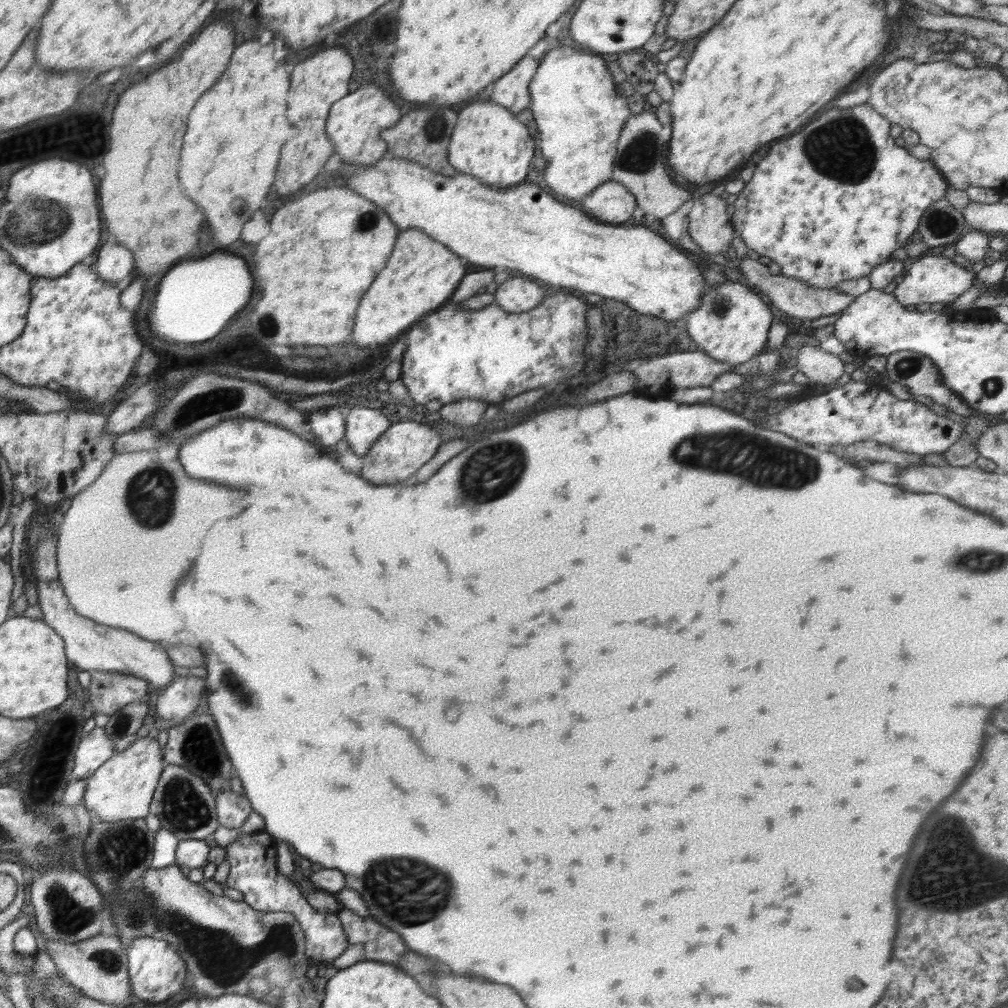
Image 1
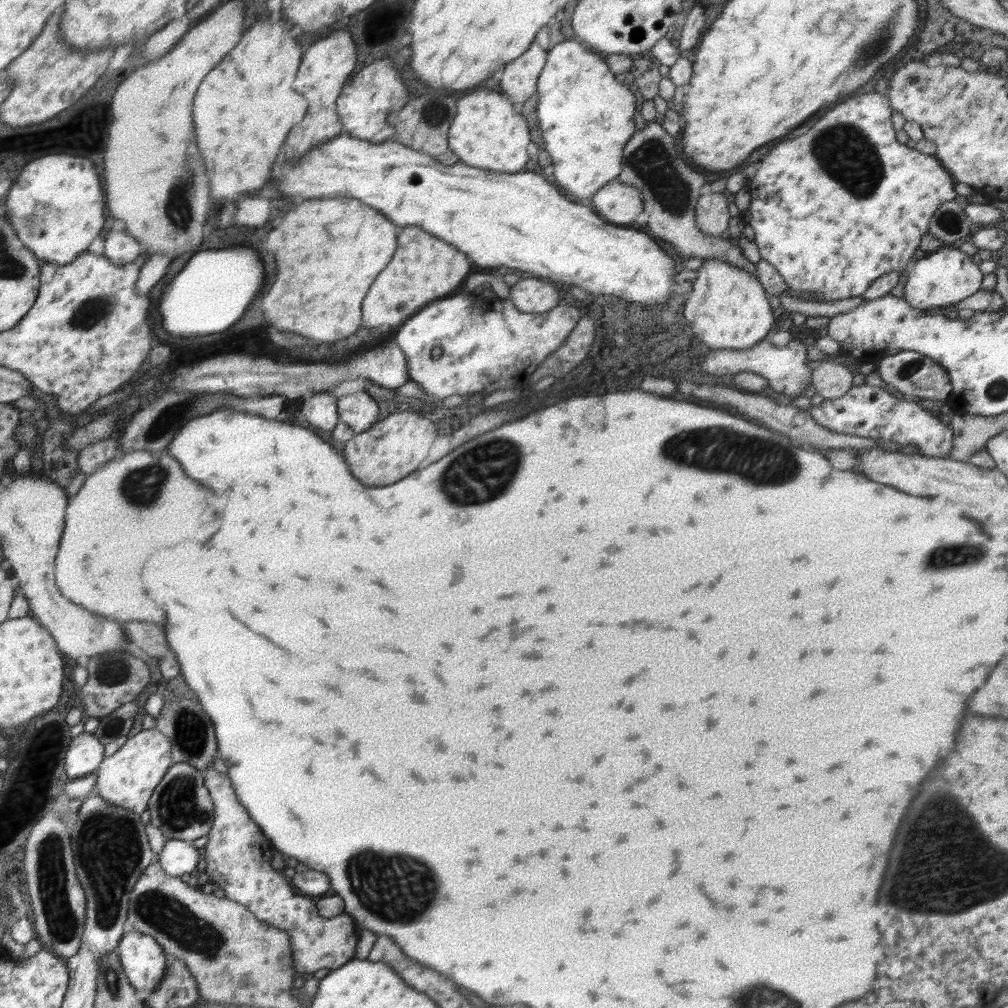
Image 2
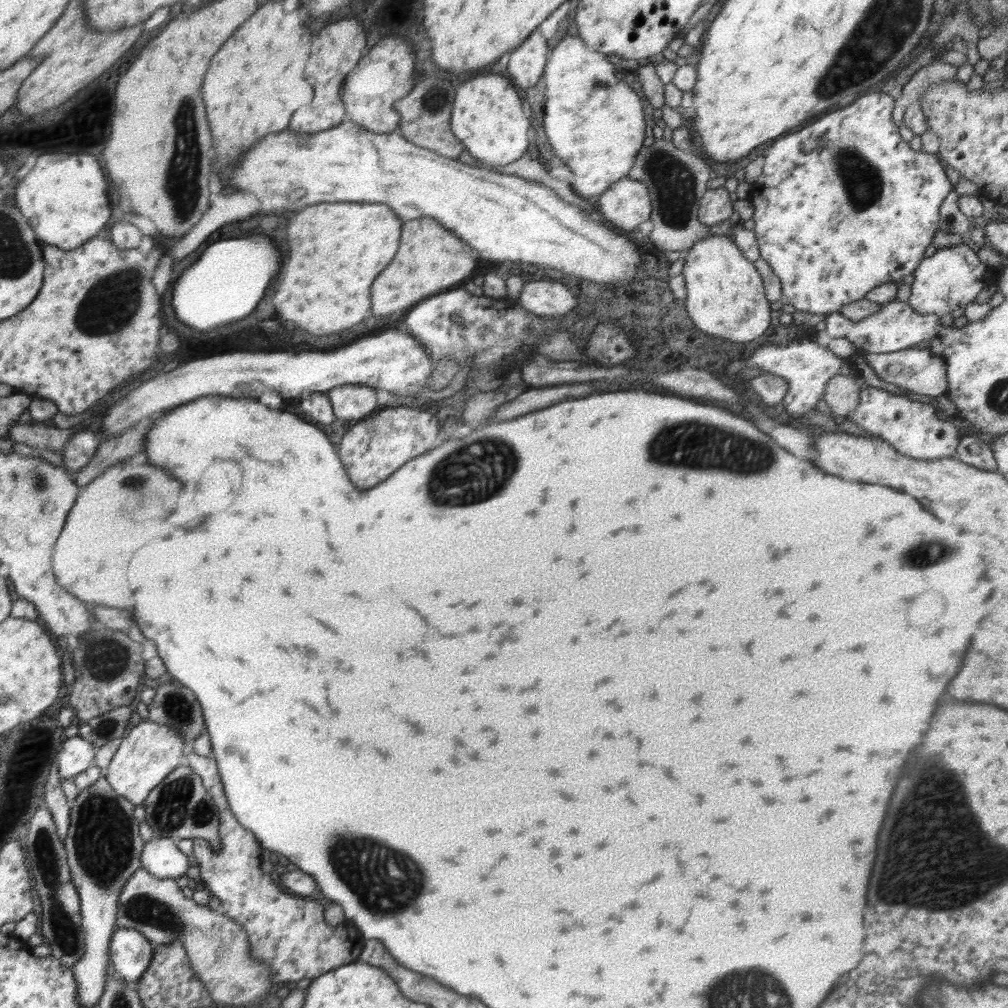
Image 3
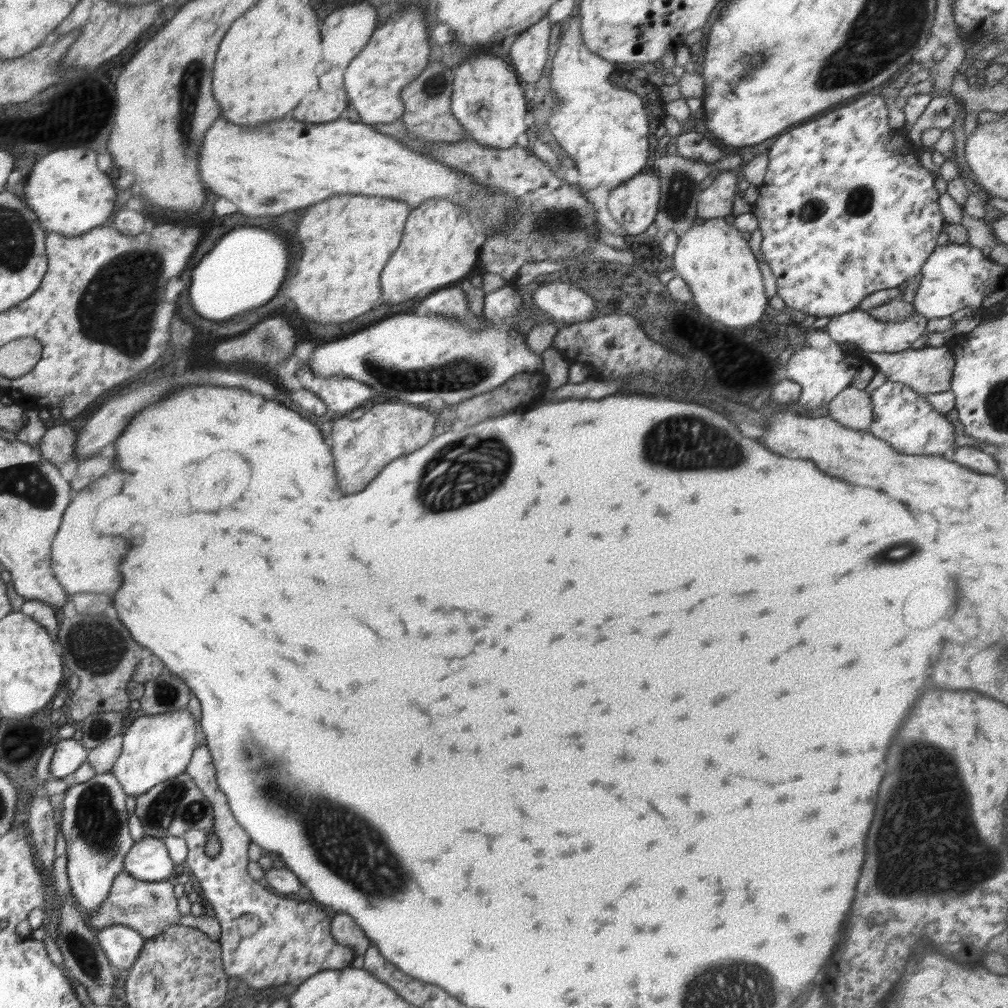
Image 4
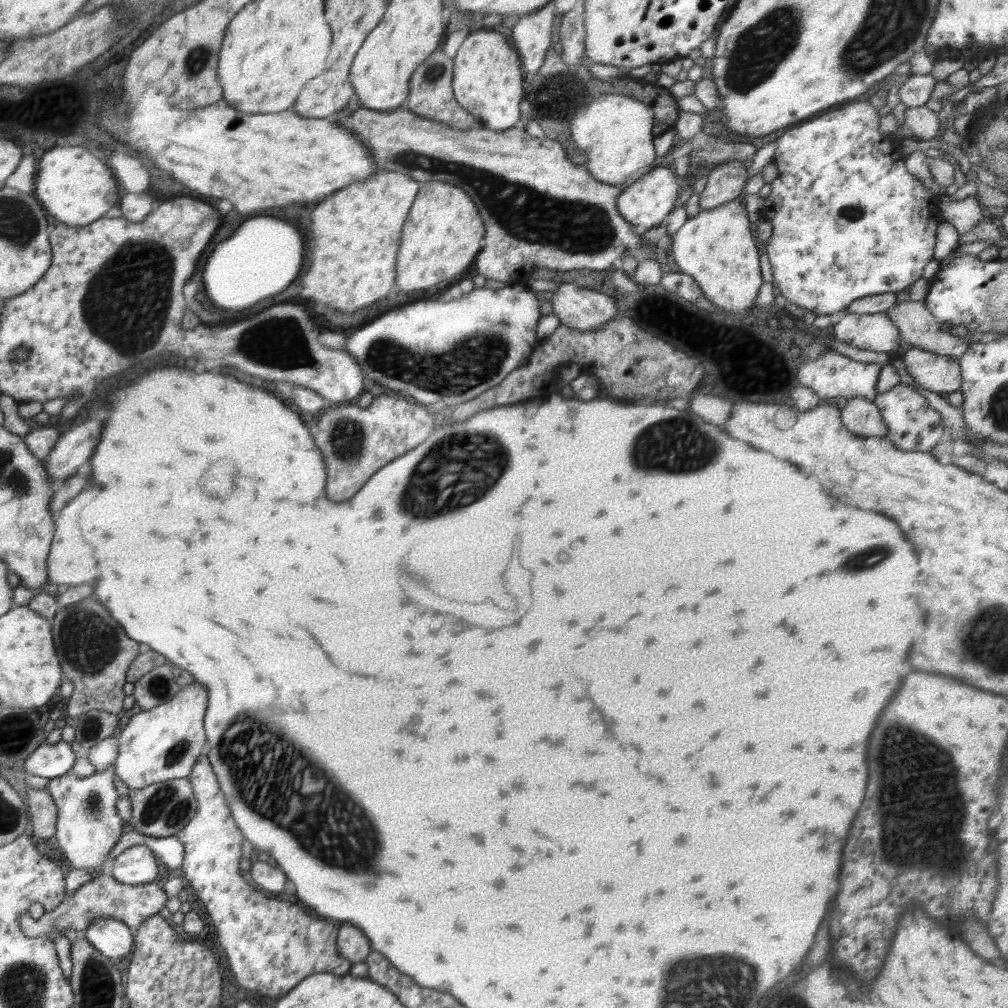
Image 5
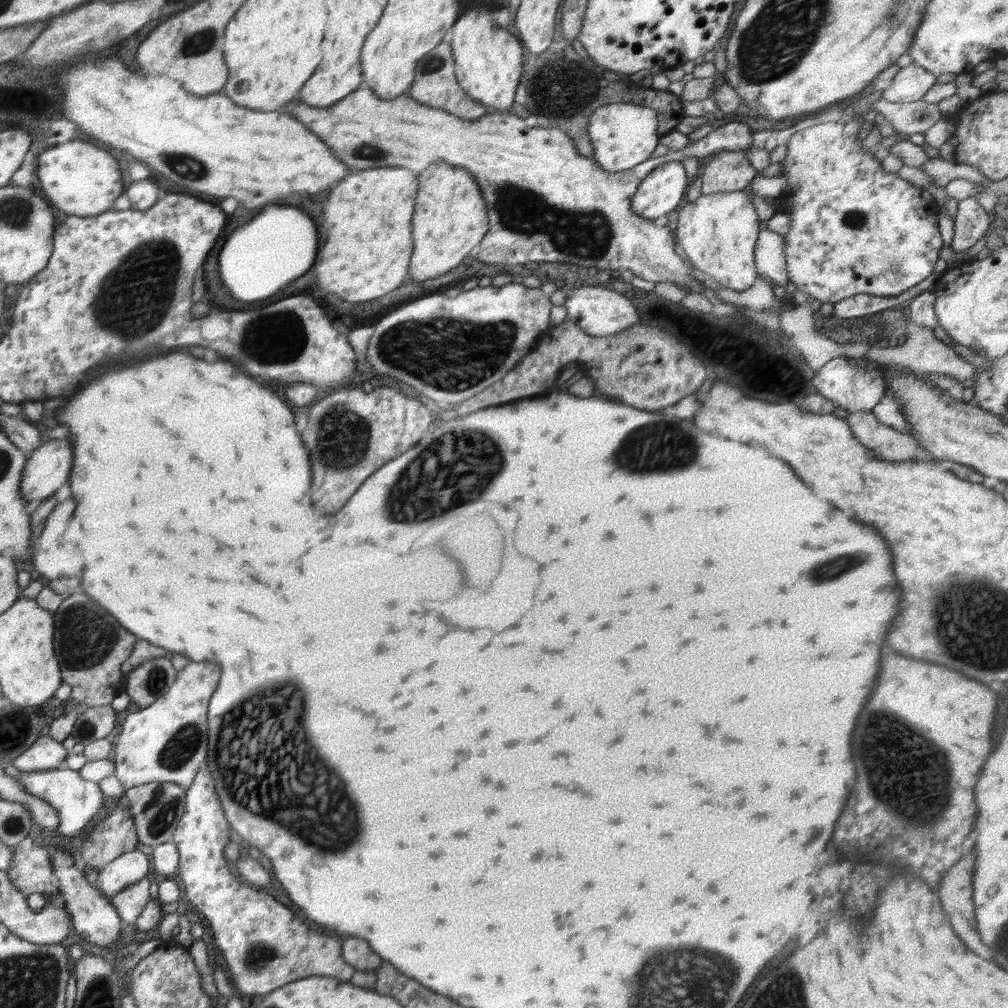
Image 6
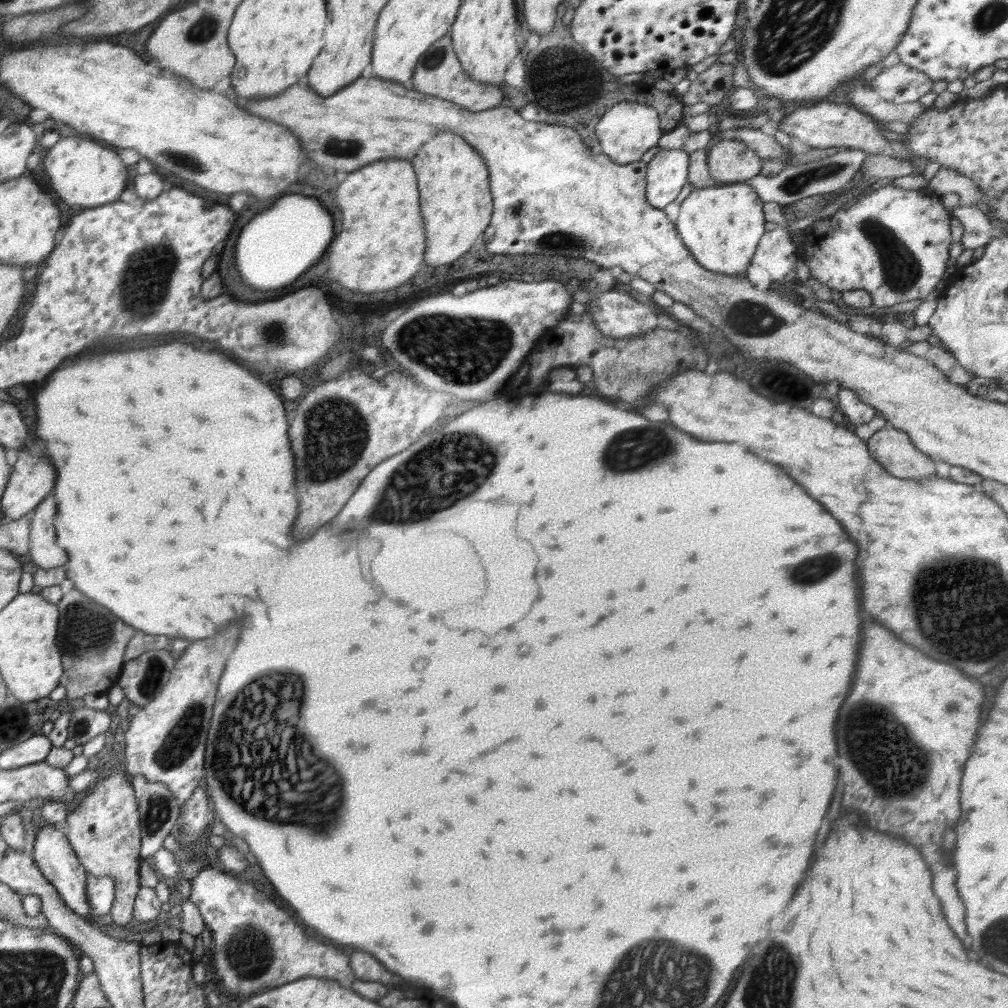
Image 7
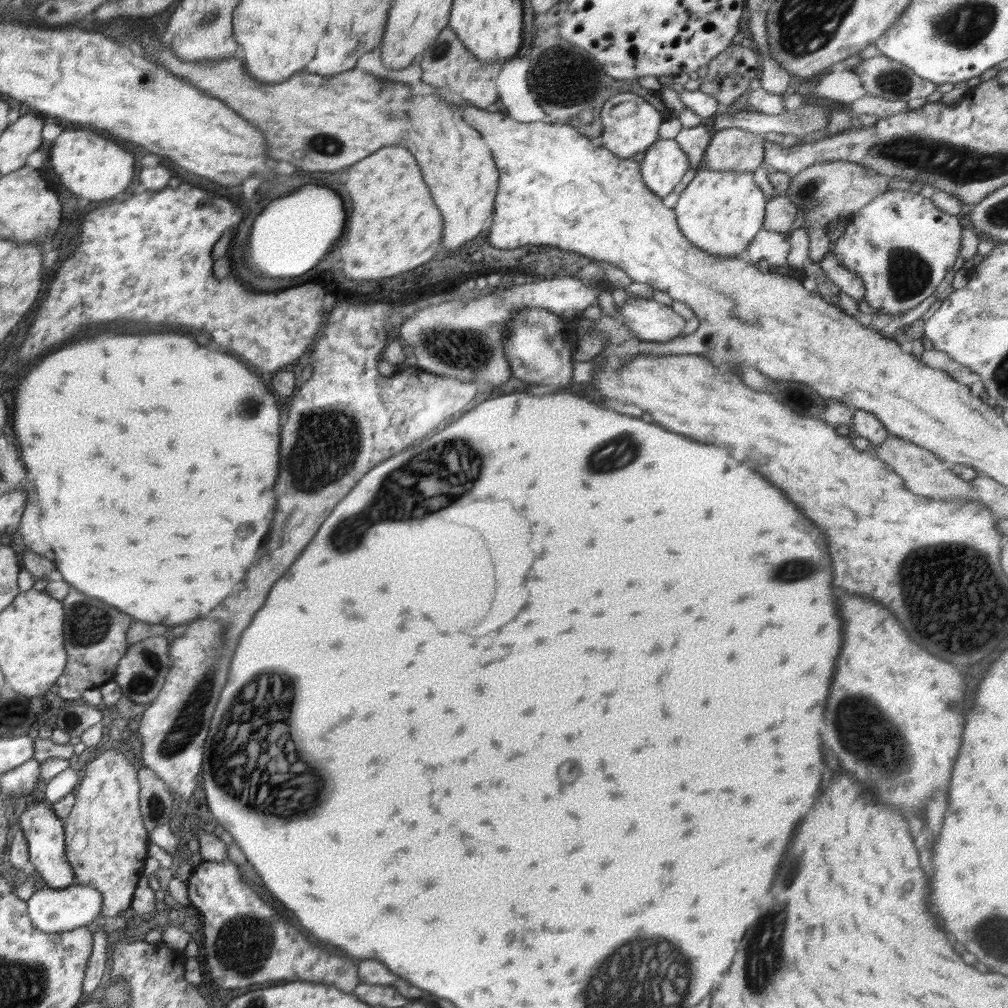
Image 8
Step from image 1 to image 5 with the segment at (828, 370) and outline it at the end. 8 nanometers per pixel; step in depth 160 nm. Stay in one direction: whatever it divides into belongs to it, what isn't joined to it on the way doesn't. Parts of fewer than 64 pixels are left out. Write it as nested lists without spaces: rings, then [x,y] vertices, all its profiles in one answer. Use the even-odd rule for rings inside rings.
[[[863,396],[848,398],[841,410],[843,425],[858,436],[876,436],[886,438],[887,426],[882,420],[880,411],[872,400]]]

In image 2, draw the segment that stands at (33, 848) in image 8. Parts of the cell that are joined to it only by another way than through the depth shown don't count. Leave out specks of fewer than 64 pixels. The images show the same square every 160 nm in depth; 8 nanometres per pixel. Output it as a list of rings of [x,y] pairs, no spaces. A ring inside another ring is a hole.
[[[133,931],[124,934],[117,946],[118,955],[130,985],[151,993],[166,976],[166,952],[153,936]]]

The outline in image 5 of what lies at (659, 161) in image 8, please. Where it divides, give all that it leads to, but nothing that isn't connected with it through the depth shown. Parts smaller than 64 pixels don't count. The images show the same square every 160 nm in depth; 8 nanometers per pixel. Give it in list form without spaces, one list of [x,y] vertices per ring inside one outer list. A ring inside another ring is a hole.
[[[671,166],[650,167],[634,177],[618,197],[618,212],[630,224],[641,231],[651,229],[659,225],[663,219],[675,208],[675,202],[679,195],[679,186],[676,183],[677,175]]]

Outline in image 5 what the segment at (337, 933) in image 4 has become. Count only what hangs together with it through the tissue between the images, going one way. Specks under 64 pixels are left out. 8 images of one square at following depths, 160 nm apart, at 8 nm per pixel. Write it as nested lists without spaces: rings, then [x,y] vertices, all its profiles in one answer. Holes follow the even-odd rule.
[[[348,922],[338,930],[337,940],[339,957],[347,959],[352,964],[364,963],[370,955],[371,945],[368,938],[360,928],[350,926]]]

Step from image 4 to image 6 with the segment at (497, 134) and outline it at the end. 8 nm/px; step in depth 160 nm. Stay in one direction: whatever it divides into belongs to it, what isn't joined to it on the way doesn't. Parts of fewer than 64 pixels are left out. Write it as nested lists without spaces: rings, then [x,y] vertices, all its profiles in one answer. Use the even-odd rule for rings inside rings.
[[[482,6],[468,8],[452,25],[448,40],[459,86],[472,100],[487,108],[498,108],[496,113],[508,113],[515,101],[516,87],[521,82],[523,46],[518,37],[492,21],[492,13]]]

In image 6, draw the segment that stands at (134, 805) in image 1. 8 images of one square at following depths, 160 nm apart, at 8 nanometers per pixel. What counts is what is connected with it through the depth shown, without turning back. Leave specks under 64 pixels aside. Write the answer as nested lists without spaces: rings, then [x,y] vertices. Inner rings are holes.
[[[188,661],[184,668],[178,671],[176,682],[166,691],[164,696],[138,712],[131,712],[122,723],[119,735],[114,735],[115,775],[127,790],[133,786],[148,784],[149,782],[173,782],[188,790],[194,783],[202,762],[206,760],[206,710],[208,700],[214,694],[220,678],[220,666],[211,661]]]

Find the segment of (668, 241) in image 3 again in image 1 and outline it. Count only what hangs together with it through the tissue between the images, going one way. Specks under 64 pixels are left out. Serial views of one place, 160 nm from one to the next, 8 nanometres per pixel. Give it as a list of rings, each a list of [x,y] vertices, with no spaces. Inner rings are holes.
[[[651,110],[631,115],[618,137],[618,150],[616,150],[618,156],[614,160],[614,172],[612,172],[612,181],[624,184],[634,195],[637,206],[642,208],[645,214],[660,220],[678,212],[680,206],[688,202],[692,196],[688,188],[680,186],[680,183],[676,184],[668,174],[668,162],[664,150],[668,148],[669,137],[670,132],[667,127],[661,125]],[[731,253],[727,259],[738,260],[737,269],[742,272],[747,285],[755,286],[758,292],[762,292],[768,296],[769,300],[773,302],[782,312],[786,312],[789,316],[800,318],[807,321],[815,320],[822,316],[830,316],[838,312],[842,312],[849,304],[854,302],[855,297],[850,294],[839,293],[833,288],[816,288],[805,284],[803,280],[796,280],[789,276],[772,275],[768,266],[759,263],[752,258],[738,258]]]

